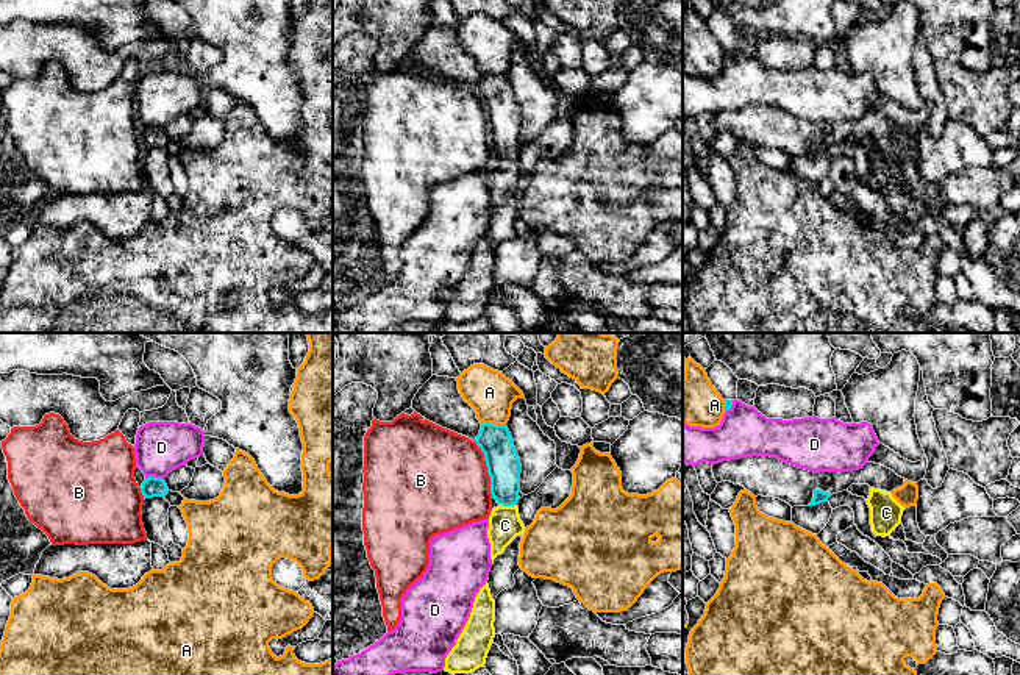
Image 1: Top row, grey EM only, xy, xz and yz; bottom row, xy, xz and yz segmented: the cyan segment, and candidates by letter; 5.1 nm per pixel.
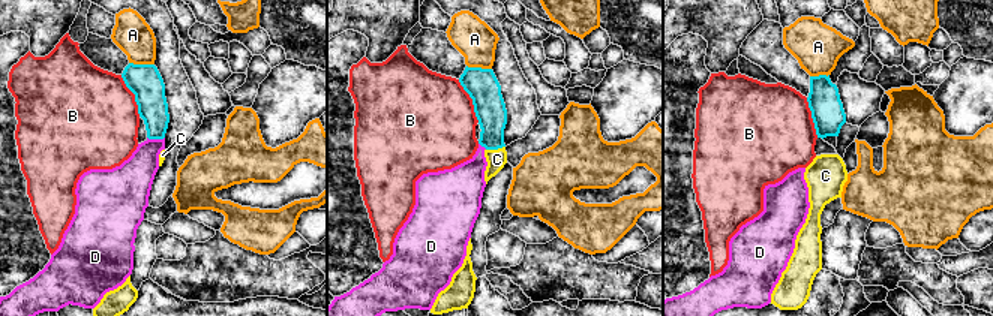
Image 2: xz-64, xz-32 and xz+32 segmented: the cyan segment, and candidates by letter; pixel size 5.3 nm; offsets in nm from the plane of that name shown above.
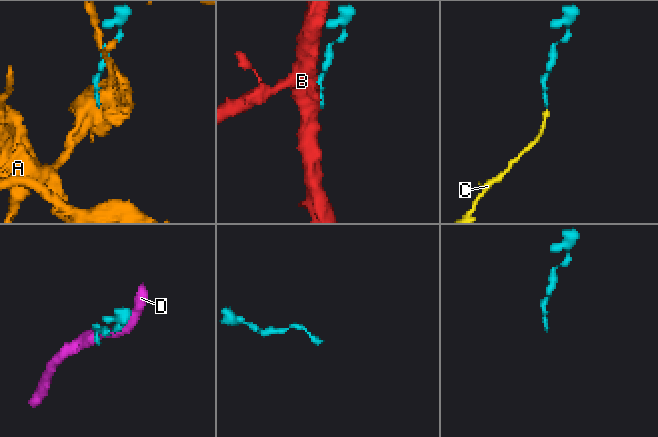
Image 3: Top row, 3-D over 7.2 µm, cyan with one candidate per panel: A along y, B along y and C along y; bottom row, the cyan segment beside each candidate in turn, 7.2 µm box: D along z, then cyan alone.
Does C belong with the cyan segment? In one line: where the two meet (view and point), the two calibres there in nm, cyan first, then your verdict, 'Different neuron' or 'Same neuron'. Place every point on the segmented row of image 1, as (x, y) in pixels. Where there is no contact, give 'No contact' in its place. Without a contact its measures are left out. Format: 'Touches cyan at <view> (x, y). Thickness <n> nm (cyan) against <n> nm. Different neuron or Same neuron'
Touches cyan at xz (508, 505). Thickness 180 nm (cyan) against 170 nm. Same neuron

